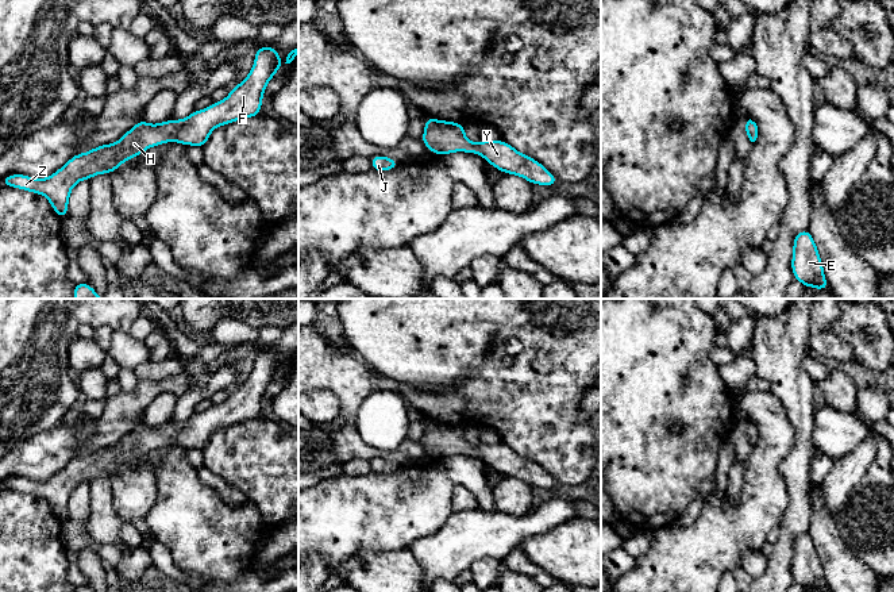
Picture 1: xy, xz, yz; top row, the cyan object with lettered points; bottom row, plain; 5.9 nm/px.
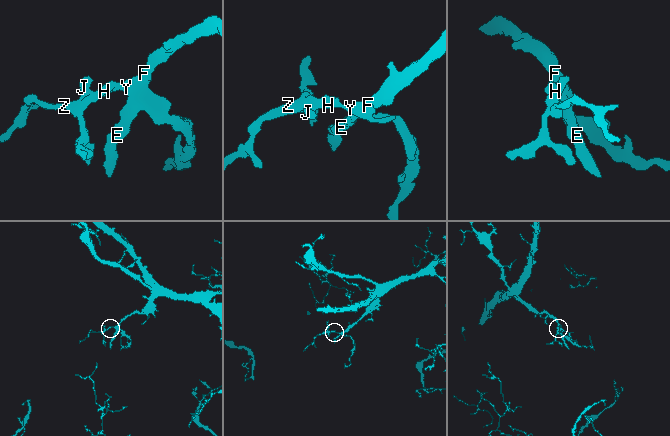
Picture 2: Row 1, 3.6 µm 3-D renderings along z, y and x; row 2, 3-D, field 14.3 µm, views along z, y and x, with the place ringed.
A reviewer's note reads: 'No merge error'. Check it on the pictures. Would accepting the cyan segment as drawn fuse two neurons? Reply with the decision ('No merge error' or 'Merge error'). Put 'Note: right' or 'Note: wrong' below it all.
No merge error
Note: right

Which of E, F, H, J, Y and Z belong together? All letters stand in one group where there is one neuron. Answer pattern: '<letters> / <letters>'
E F H J Y Z

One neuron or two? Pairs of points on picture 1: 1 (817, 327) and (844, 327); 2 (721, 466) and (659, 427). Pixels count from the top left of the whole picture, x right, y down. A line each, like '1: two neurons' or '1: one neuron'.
1: two neurons
2: two neurons

